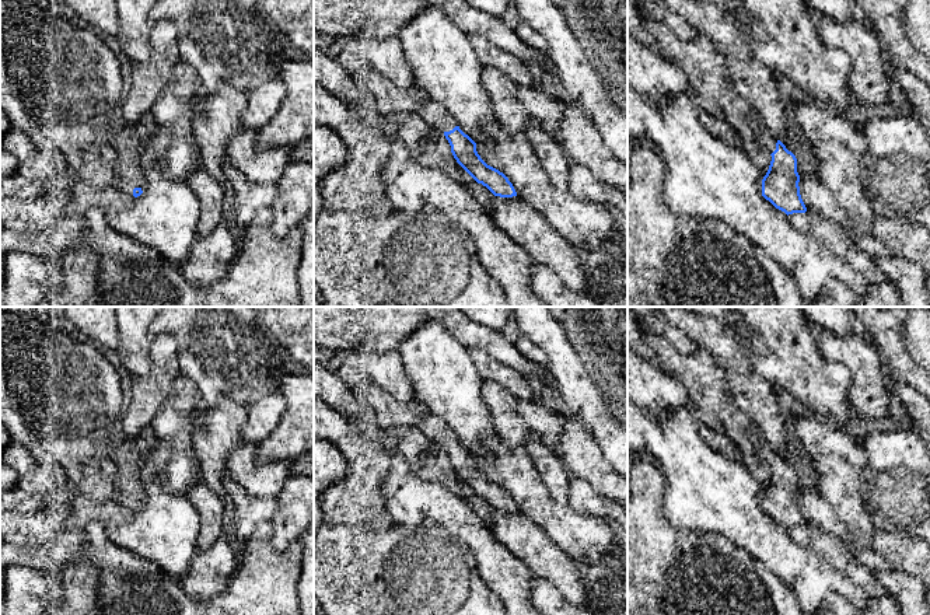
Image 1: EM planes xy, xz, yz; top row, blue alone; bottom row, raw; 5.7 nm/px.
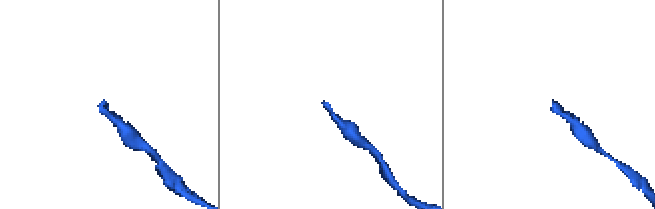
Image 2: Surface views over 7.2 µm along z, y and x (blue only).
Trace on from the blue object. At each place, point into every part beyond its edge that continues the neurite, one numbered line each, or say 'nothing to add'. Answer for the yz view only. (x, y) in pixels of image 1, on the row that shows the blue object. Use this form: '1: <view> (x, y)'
1: yz (766, 140)

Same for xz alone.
1: xz (433, 114)

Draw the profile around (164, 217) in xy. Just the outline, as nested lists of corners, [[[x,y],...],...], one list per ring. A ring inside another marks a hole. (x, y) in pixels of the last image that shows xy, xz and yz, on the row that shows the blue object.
[[[157,165],[144,167],[143,186],[143,193],[133,198],[130,207],[106,216],[109,227],[157,251],[162,259],[183,265],[189,256],[193,241],[197,238],[197,196],[185,181],[168,178]]]

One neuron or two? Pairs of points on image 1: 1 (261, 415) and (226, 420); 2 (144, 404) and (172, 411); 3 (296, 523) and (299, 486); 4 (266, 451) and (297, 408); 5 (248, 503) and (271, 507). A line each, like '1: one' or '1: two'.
1: two
2: two
3: one
4: one
5: one

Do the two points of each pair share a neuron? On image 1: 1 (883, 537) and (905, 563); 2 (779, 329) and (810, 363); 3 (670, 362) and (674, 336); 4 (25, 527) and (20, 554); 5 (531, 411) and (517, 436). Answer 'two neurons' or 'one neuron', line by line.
1: one neuron
2: one neuron
3: two neurons
4: two neurons
5: two neurons

